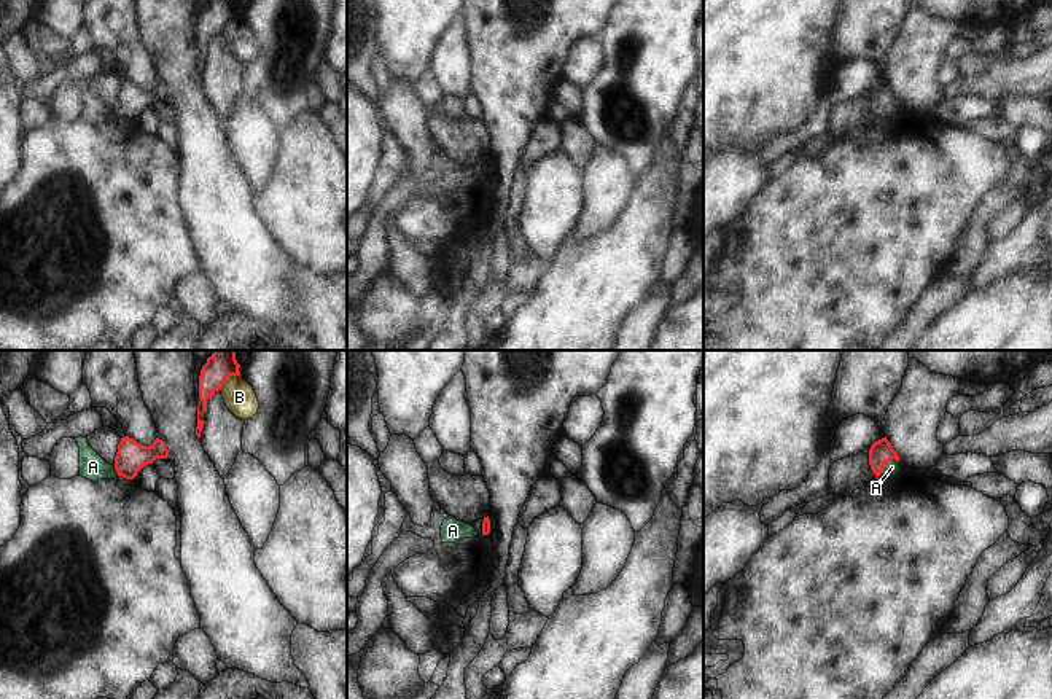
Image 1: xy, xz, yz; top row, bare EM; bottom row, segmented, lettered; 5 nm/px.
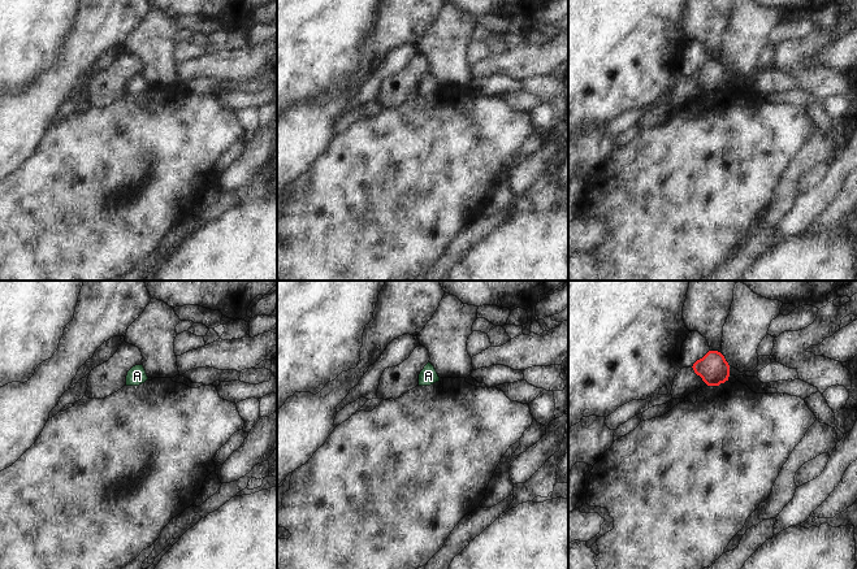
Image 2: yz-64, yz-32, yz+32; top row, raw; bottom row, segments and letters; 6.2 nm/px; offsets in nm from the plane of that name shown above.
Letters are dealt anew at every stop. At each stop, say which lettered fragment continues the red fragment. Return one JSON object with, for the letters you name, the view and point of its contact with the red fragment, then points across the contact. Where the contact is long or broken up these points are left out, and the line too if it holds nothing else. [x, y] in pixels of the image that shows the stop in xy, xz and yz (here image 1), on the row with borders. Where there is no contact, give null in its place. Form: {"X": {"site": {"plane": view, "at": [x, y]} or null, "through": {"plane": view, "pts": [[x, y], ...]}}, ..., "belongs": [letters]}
{"A": {"site": {"plane": "yz", "at": [885, 462]}, "through": {"plane": "yz", "pts": [[880, 451], [885, 462], [892, 467]]}}, "belongs": ["A"]}

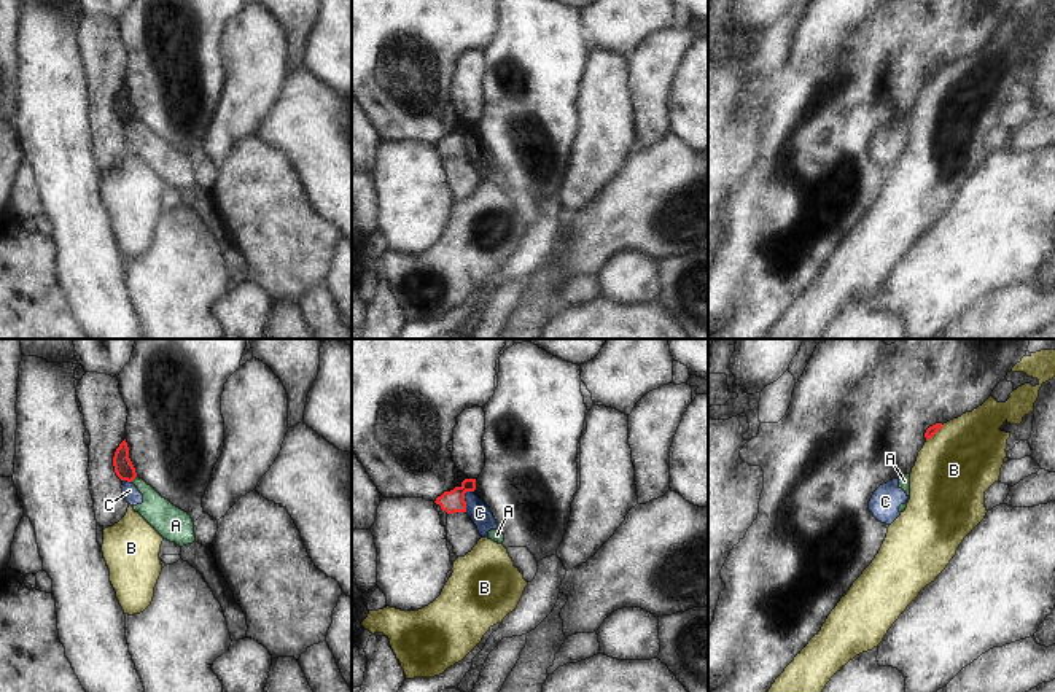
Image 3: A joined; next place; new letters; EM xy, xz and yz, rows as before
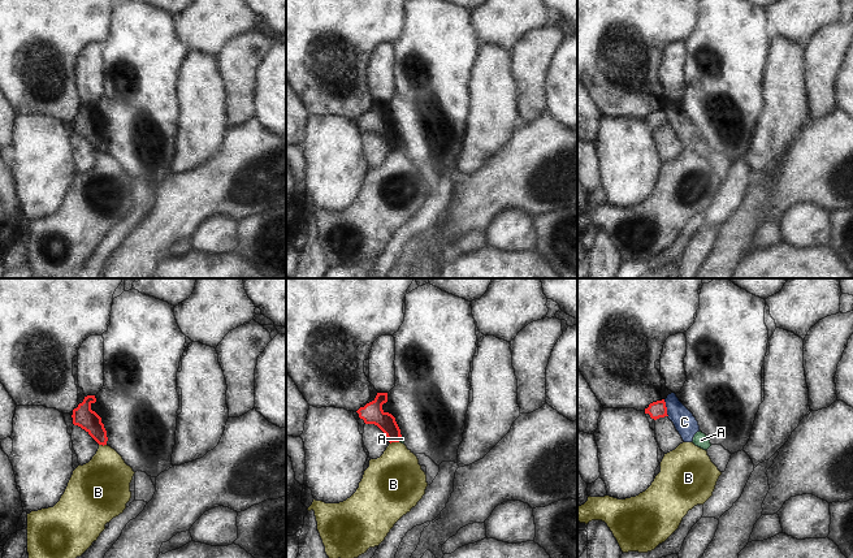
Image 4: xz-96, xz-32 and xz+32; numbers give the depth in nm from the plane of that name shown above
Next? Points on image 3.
{"belongs": []}

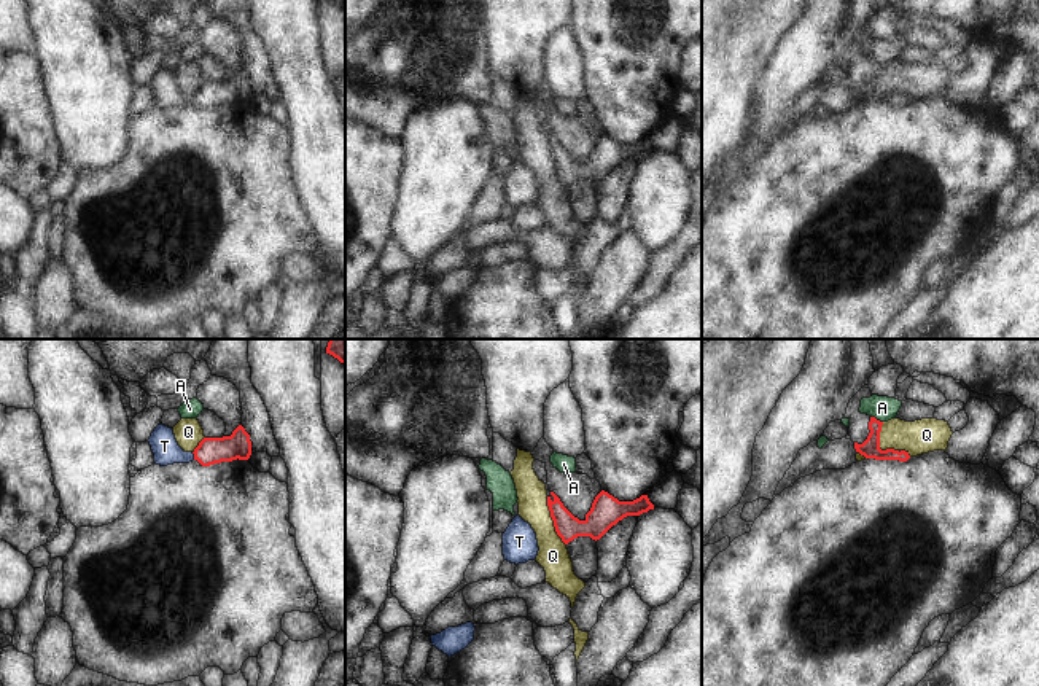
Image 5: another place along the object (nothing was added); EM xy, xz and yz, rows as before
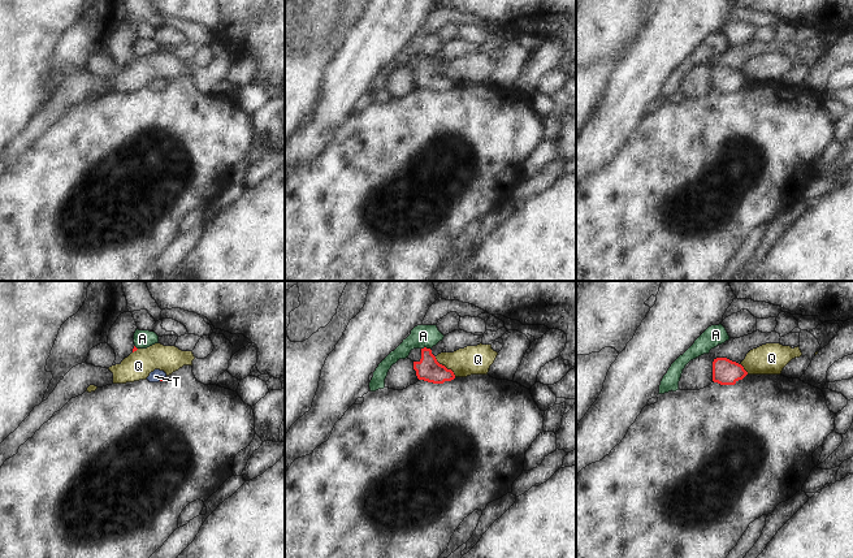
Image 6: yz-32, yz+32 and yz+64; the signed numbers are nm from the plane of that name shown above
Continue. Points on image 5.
{"T": {"site": {"plane": "xy", "at": [194, 456]}, "through": {"plane": "xy", "pts": [[210, 451], [194, 456], [177, 456], [164, 446]]}}, "belongs": ["T"]}

